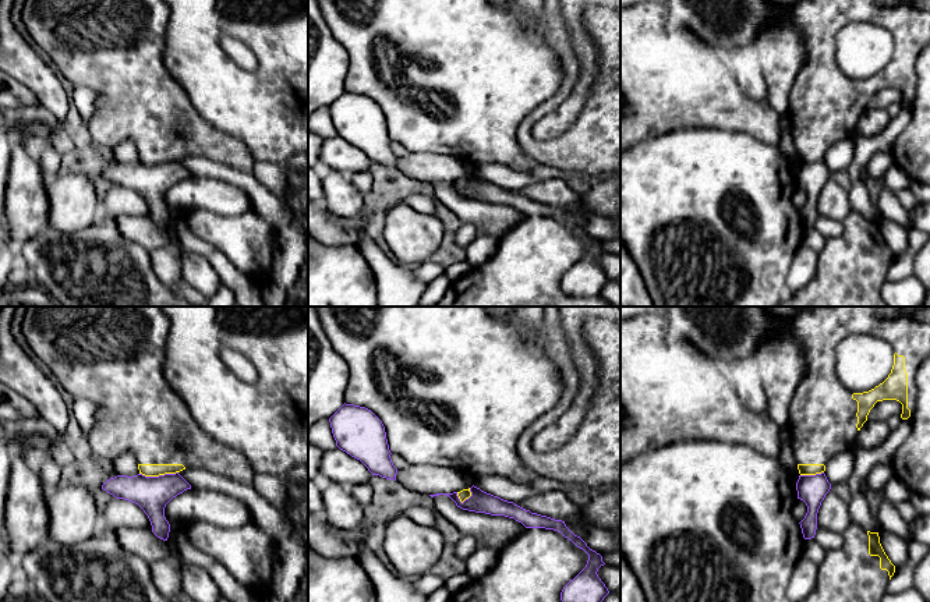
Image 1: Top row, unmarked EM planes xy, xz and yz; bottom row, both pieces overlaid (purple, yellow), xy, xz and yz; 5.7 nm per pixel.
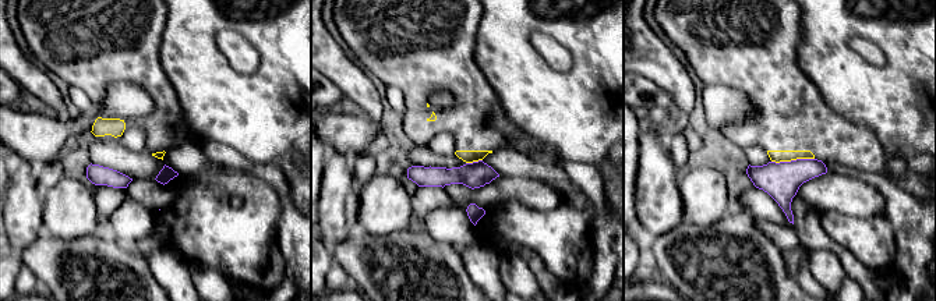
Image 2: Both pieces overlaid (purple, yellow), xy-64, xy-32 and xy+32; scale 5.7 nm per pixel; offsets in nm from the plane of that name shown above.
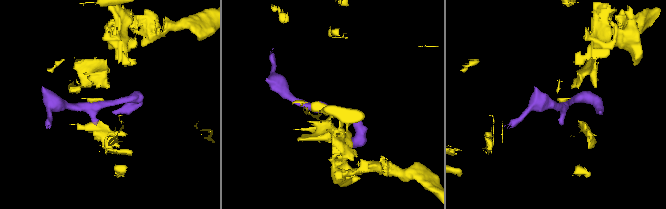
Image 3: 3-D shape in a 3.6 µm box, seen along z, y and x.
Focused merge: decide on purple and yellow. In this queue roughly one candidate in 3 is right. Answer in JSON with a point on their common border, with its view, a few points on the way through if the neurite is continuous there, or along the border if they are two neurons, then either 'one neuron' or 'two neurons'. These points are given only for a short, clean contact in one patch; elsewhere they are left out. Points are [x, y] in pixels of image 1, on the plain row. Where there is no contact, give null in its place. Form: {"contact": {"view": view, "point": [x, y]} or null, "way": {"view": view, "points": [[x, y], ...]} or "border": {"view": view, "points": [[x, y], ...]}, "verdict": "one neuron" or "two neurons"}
{"contact": {"view": "xy", "point": [159, 163]}, "border": {"view": "xy", "points": [[177, 159], [158, 163], [140, 162]]}, "verdict": "two neurons"}

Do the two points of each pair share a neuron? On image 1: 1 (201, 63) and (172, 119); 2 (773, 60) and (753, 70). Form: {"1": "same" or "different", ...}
{"1": "different", "2": "different"}

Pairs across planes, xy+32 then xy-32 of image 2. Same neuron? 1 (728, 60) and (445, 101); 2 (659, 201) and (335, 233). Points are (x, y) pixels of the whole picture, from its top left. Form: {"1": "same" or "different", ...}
{"1": "different", "2": "same"}

